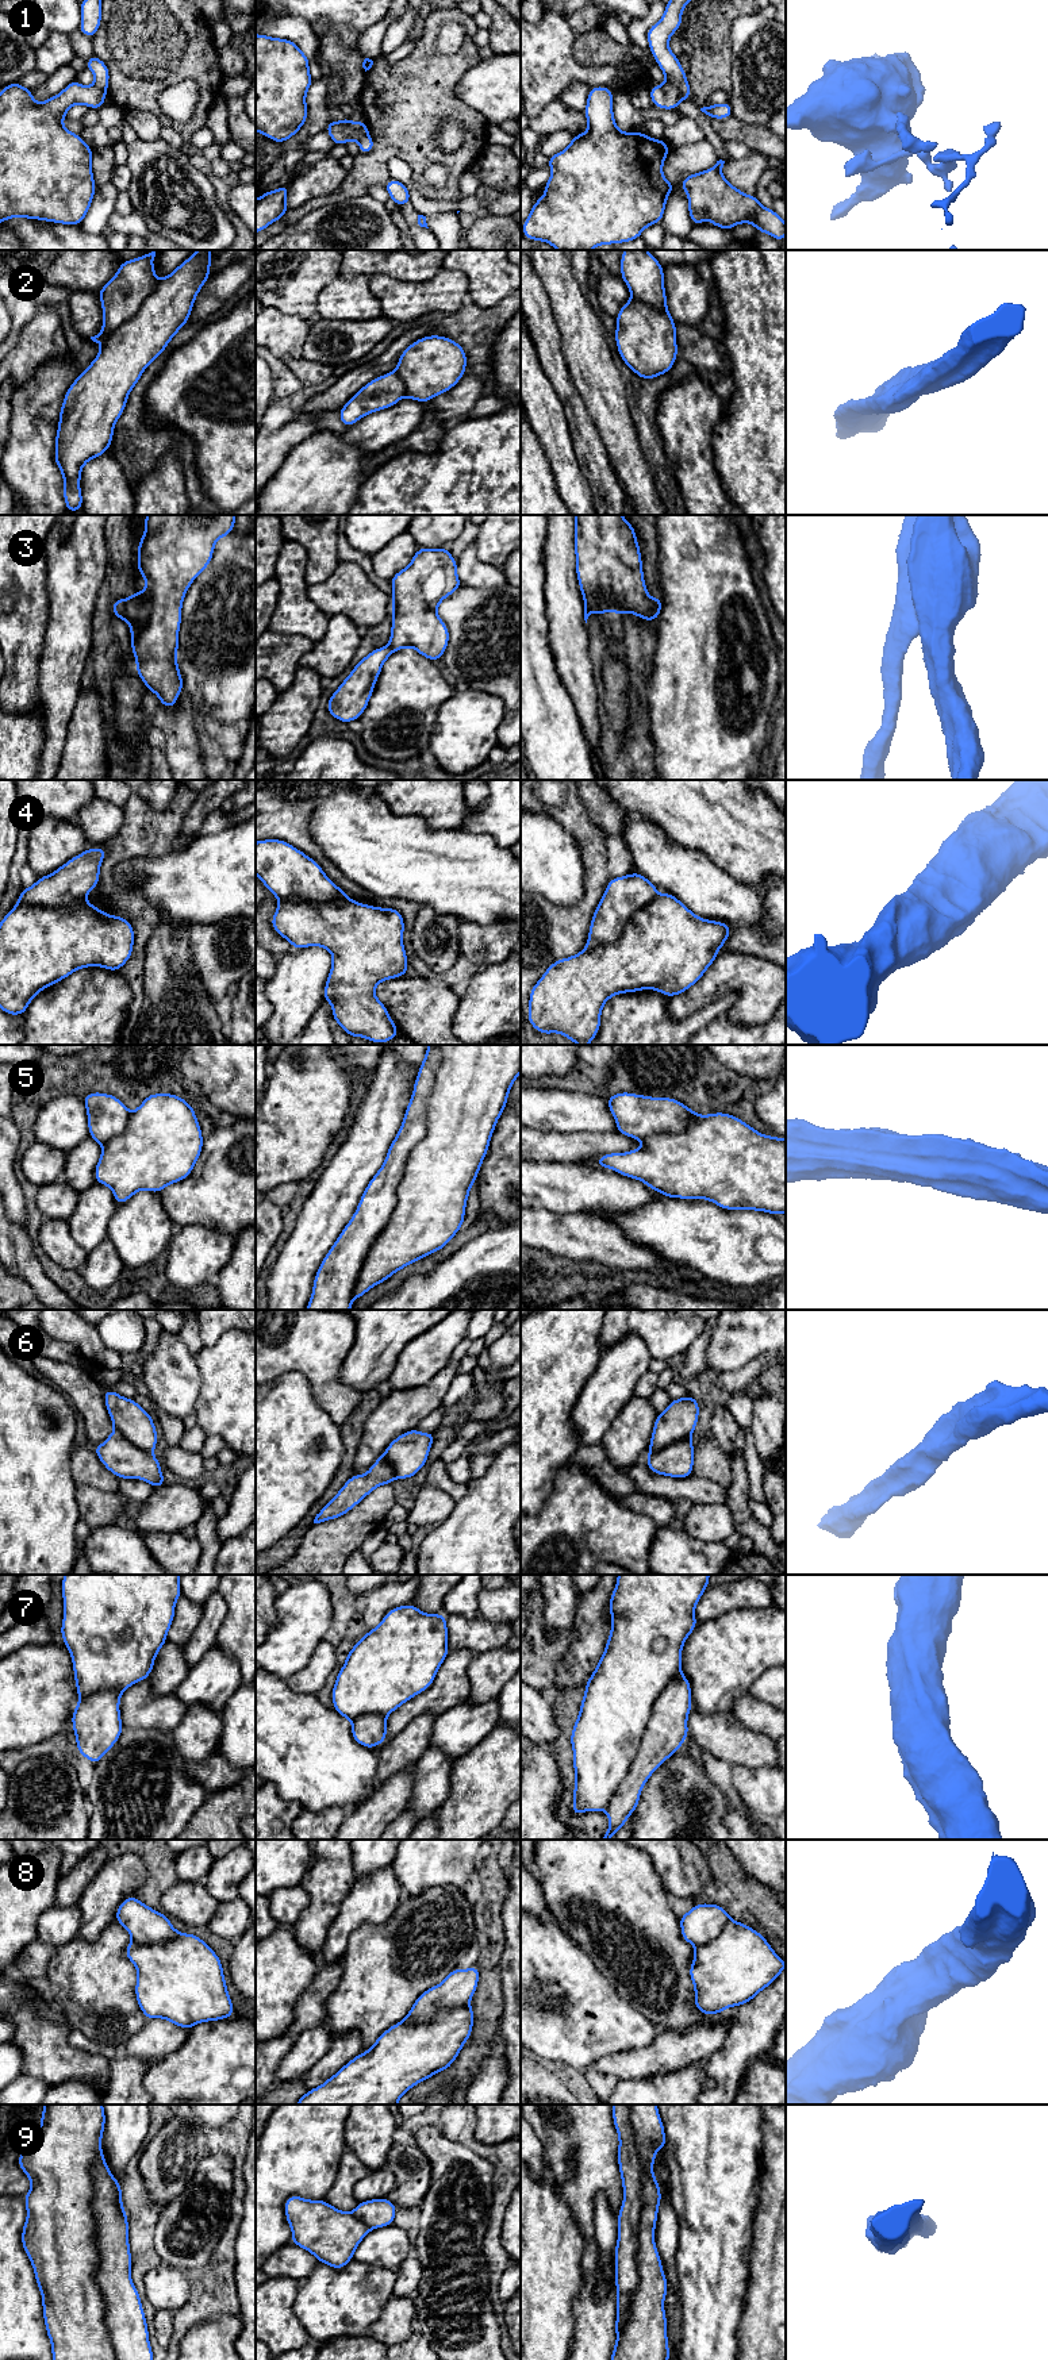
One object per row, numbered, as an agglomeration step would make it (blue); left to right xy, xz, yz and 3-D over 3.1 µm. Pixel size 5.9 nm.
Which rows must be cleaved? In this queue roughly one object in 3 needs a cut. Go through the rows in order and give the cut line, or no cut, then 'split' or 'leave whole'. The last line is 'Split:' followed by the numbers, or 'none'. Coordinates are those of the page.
1: cut in yz along (667, 80), (683, 97); split
2: no cut; leave whole
3: cut in xy along (125, 599), (126, 619); split
4: no cut; leave whole
5: no cut; leave whole
6: no cut; leave whole
7: no cut; leave whole
8: no cut; leave whole
9: no cut; leave whole
Split: 1, 3

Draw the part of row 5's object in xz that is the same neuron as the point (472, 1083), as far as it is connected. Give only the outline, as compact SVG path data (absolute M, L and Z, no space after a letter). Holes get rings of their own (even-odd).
M429 1045L402 1126L356 1212L325 1256L306 1310L350 1310L356 1298L395 1272L441 1250L462 1229L471 1187L488 1152L508 1092L521 1073L521 1045Z

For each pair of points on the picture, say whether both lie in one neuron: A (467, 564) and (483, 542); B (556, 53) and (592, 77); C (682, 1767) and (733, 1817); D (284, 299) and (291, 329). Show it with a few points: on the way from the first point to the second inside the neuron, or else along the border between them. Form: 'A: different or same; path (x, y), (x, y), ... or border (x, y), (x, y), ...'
A: different; border (473, 544), (475, 553), (480, 560), (501, 568)
B: same; path (565, 62), (576, 73), (583, 75)
C: different; border (729, 1803), (724, 1825)
D: different; border (269, 306), (311, 322)

